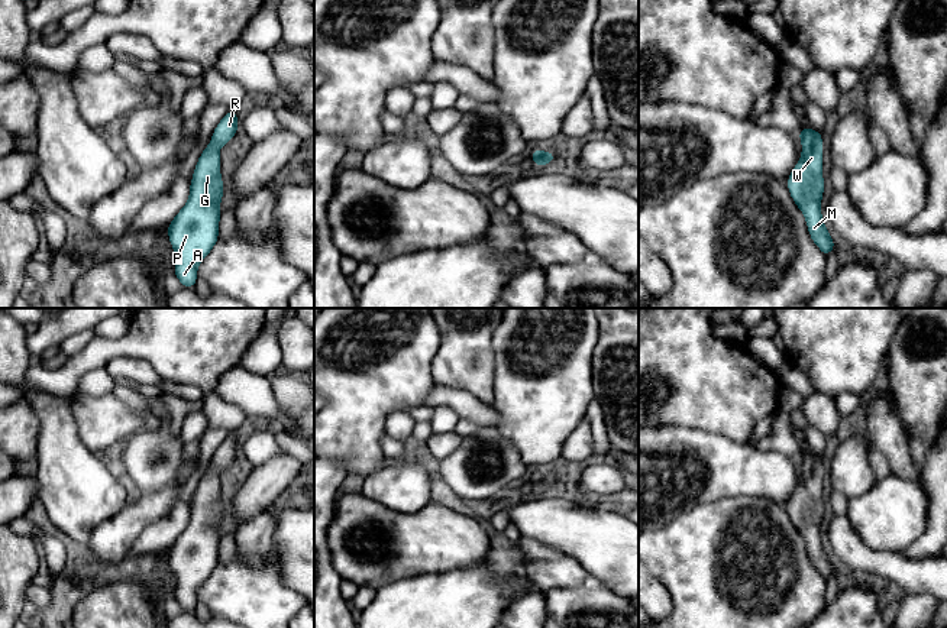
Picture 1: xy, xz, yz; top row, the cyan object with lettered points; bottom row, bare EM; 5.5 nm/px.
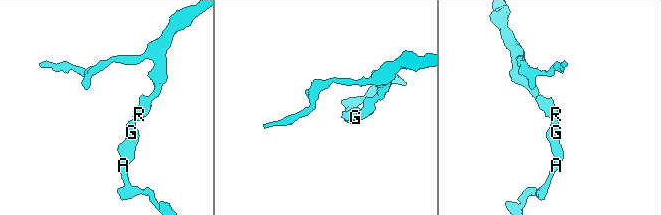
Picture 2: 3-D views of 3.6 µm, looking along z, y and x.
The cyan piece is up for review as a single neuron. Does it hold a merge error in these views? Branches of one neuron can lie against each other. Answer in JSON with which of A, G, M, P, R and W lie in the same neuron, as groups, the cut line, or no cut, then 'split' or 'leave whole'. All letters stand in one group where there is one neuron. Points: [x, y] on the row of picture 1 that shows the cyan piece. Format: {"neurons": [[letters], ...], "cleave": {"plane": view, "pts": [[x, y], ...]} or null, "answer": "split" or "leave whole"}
{"neurons": [["A", "G", "M", "P", "R", "W"]], "cleave": null, "answer": "leave whole"}

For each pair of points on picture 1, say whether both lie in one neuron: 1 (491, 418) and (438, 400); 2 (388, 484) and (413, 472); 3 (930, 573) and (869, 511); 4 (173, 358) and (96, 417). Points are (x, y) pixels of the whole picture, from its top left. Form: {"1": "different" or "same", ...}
{"1": "same", "2": "same", "3": "different", "4": "different"}

